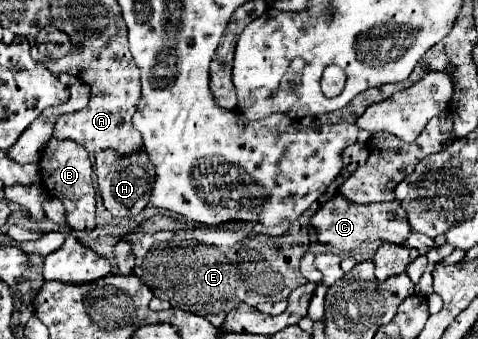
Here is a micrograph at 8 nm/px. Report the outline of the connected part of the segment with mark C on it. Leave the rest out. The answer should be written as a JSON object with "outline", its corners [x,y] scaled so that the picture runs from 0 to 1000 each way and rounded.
{"outline":[[[701,578],[655,631],[646,661],[659,678],[667,720],[697,726],[713,743],[738,743],[755,714],[785,714],[785,708],[814,720],[843,720],[860,690],[860,661],[847,619],[839,614],[839,596],[747,602],[747,596],[730,596],[726,584]]]}

